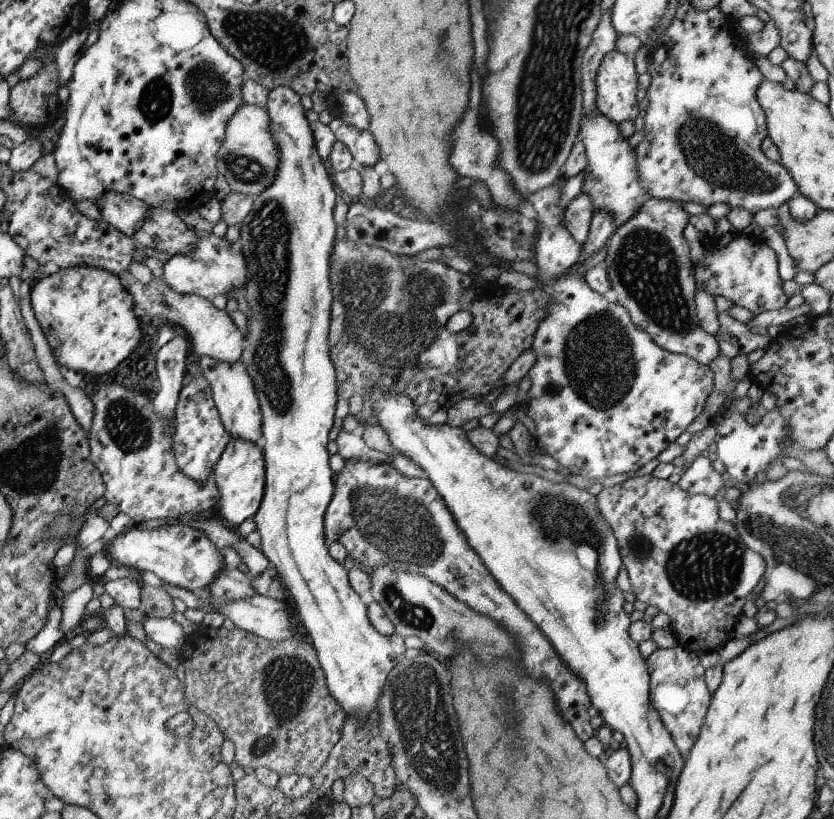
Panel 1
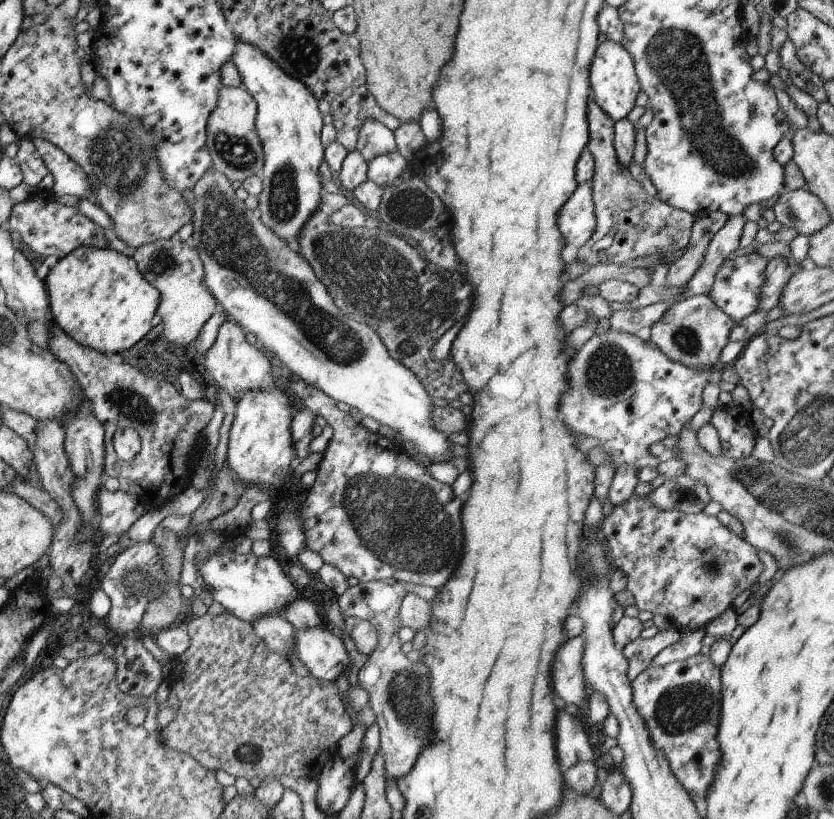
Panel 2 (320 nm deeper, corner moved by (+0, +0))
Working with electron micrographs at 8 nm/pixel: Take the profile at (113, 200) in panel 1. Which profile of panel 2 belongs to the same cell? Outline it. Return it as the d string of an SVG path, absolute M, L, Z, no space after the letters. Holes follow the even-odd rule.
M37 137L32 140L32 143L52 177L53 196L57 198L71 195L85 198L85 200L93 198L93 190L85 180L85 172L75 162L72 162L59 148L55 148L53 144L43 138Z

